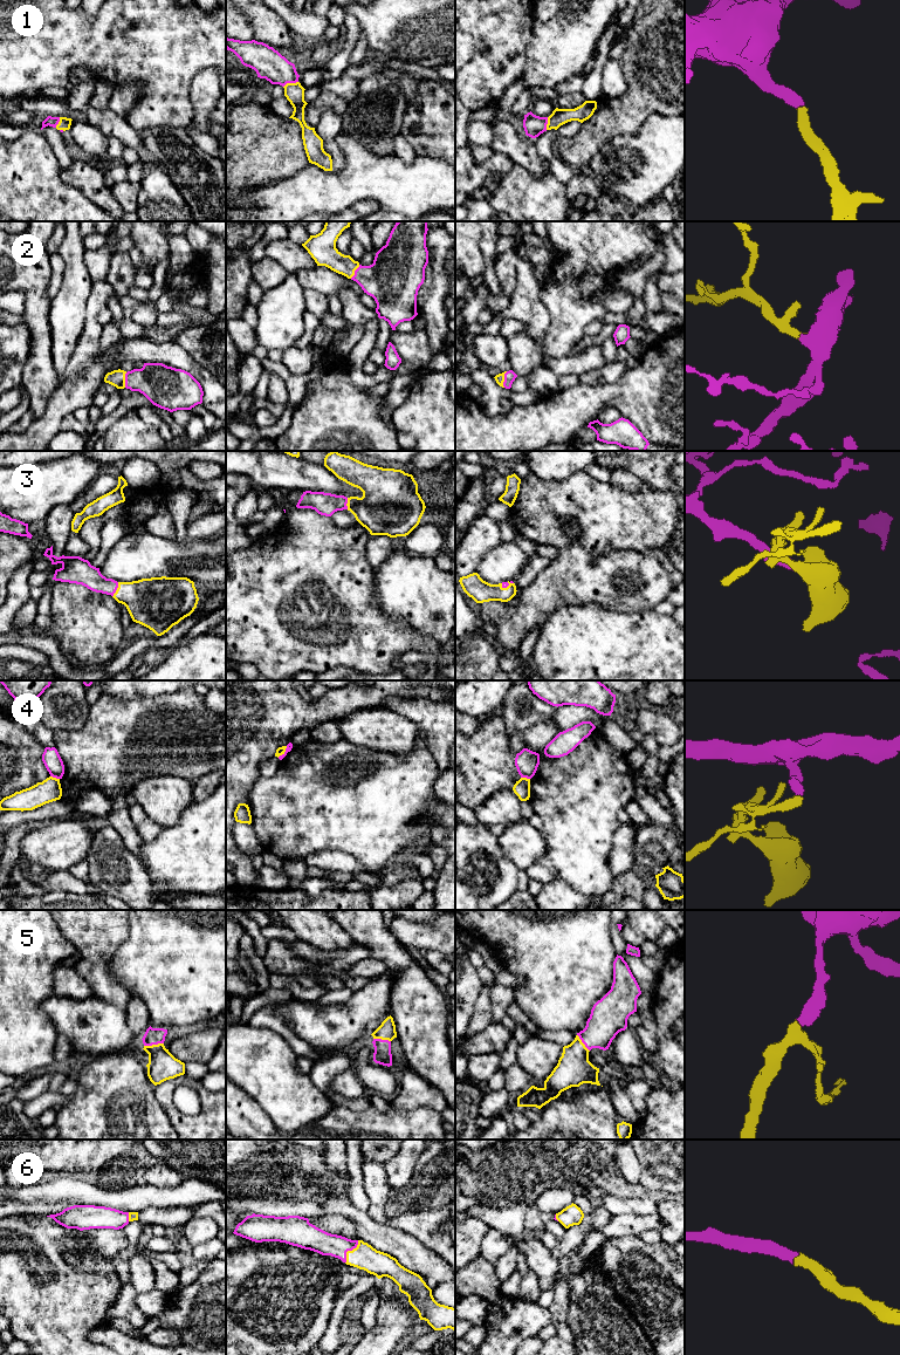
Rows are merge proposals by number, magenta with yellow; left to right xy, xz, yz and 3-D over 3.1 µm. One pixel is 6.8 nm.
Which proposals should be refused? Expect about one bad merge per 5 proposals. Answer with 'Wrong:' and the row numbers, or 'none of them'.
Wrong: 4

